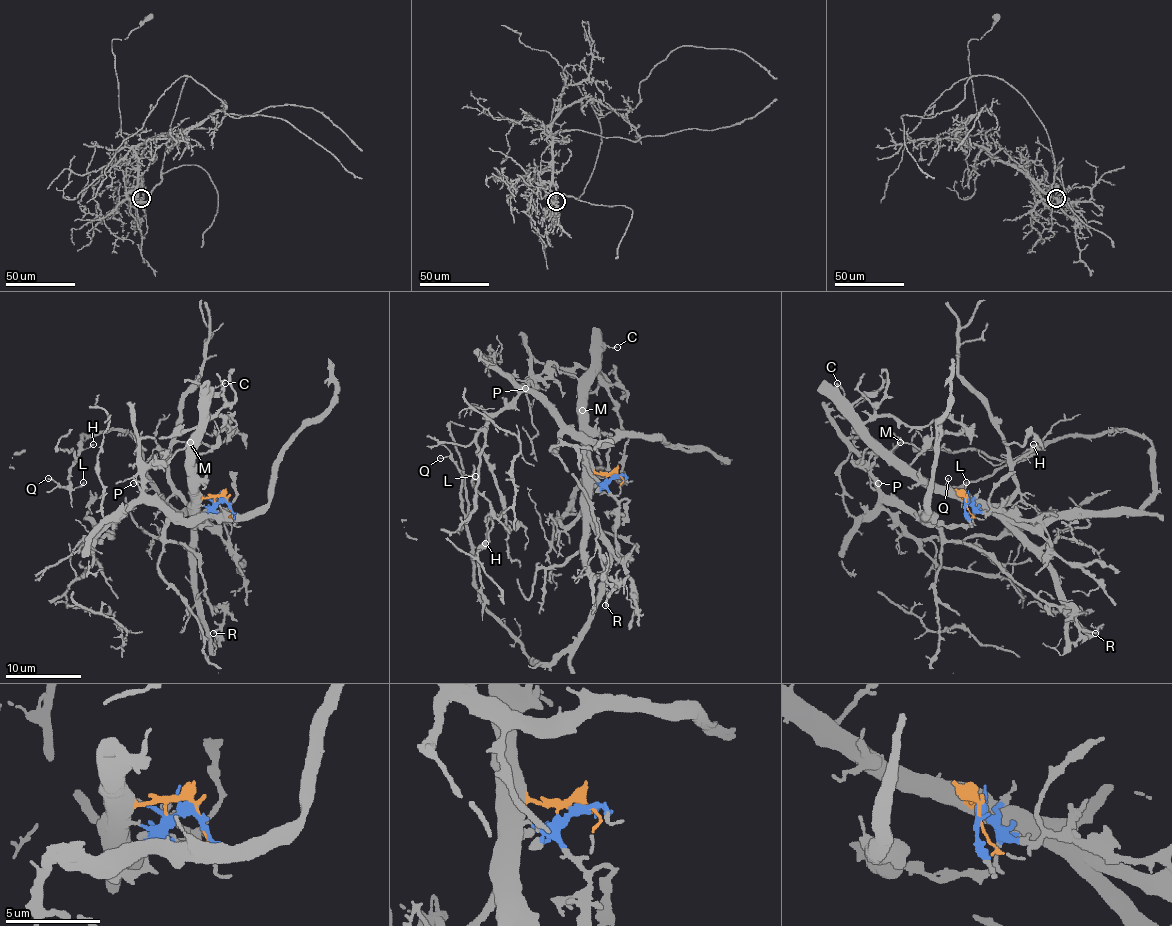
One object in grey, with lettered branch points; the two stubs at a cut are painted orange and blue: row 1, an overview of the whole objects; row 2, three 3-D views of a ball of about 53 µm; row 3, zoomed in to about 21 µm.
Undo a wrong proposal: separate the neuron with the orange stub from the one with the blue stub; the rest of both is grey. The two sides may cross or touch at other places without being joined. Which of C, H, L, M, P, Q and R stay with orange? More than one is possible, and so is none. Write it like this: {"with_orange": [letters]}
{"with_orange": ["C", "H", "L", "M", "Q"]}

